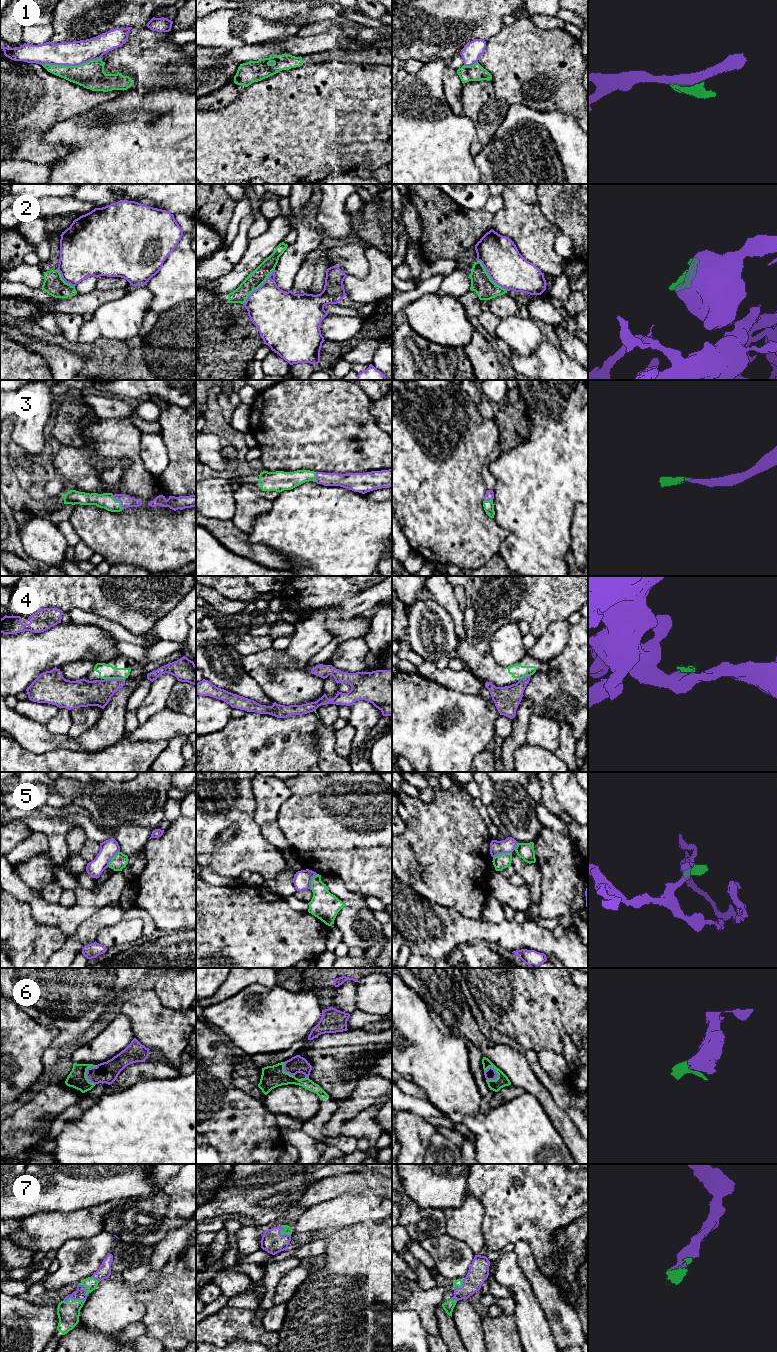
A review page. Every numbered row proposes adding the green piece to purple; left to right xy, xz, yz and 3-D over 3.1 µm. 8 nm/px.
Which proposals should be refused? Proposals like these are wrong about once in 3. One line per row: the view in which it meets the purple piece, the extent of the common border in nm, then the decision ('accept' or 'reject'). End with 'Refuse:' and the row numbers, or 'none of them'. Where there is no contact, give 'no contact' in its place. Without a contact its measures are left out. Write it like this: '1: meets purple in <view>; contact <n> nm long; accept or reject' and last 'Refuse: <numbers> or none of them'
1: meets purple in xy; contact 480 nm long; reject
2: meets purple in xz; contact 380 nm long; reject
3: meets purple in xy; contact 140 nm long; accept
4: meets purple in xy; contact 170 nm long; reject
5: meets purple in yz; contact 160 nm long; reject
6: meets purple in yz; contact 130 nm long; accept
7: meets purple in xy; contact 180 nm long; accept
Refuse: 1, 2, 4, 5

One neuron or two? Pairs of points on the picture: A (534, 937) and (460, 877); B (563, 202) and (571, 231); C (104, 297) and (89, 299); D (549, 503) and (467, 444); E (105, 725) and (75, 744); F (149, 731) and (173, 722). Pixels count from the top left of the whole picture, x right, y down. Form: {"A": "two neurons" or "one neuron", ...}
{"A": "two neurons", "B": "one neuron", "C": "one neuron", "D": "two neurons", "E": "one neuron", "F": "one neuron"}

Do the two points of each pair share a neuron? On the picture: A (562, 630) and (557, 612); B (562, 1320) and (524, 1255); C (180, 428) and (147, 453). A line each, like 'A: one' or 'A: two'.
A: two
B: one
C: two

